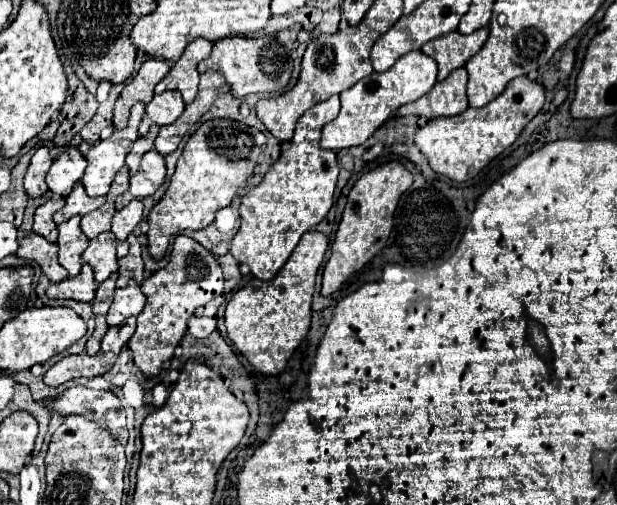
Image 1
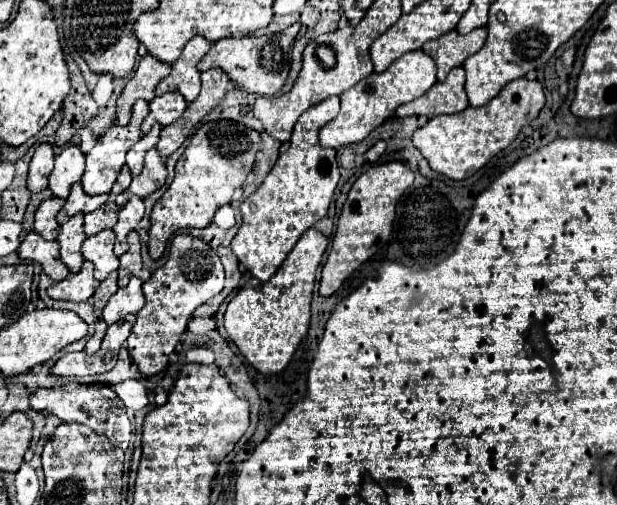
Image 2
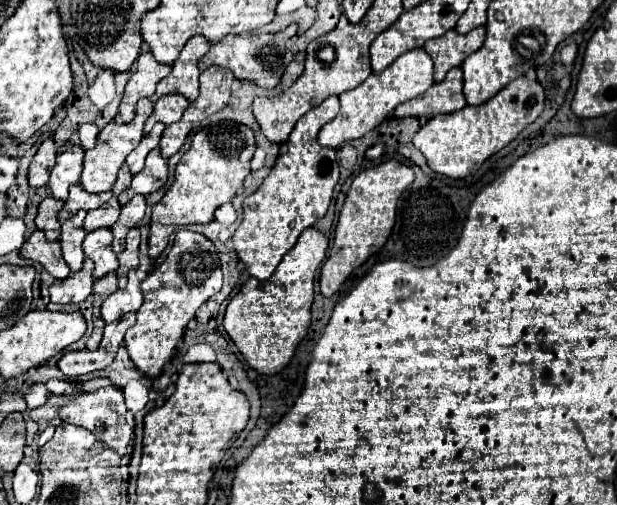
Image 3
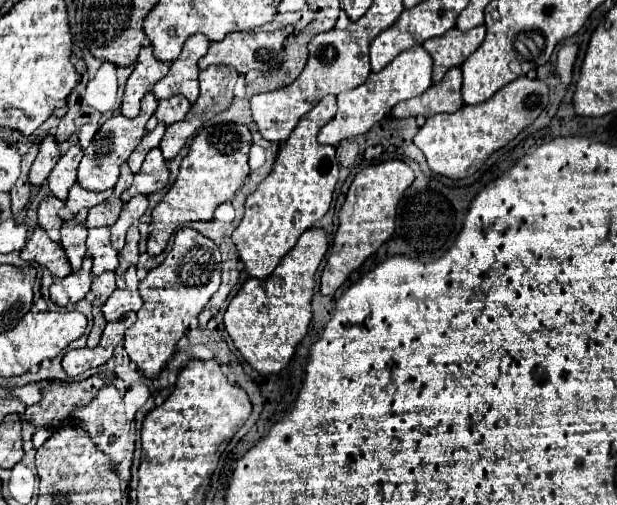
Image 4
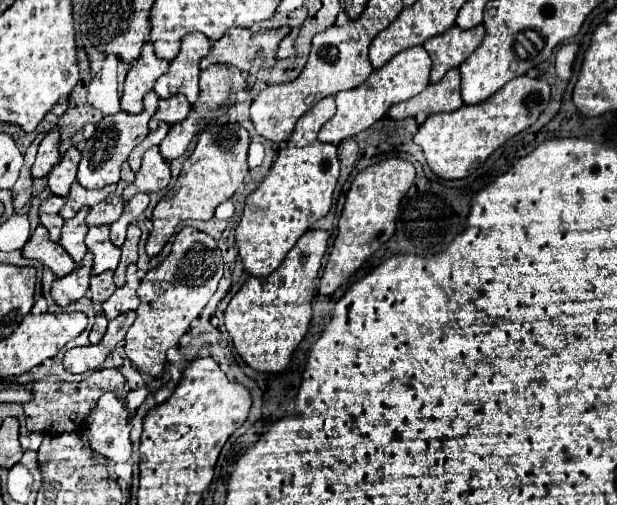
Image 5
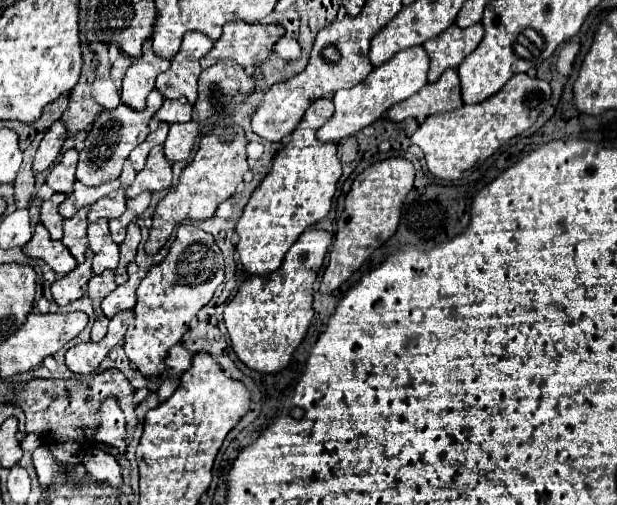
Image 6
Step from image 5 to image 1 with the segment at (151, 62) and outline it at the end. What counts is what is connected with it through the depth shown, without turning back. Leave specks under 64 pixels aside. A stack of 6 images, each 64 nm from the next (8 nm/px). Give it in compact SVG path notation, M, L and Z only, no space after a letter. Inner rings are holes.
M150 58L142 64L142 68L138 70L138 74L132 78L132 82L128 82L120 94L120 98L116 100L114 106L114 128L122 130L128 124L128 116L130 116L130 108L136 102L144 102L148 104L154 96L154 86L168 74L170 66L164 60L156 60Z

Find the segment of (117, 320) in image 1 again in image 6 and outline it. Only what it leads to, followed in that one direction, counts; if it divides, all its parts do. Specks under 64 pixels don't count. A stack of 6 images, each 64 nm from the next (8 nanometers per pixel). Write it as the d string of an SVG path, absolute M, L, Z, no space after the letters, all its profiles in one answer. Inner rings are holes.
M132 262L132 264L128 264L128 282L118 286L102 302L102 312L106 314L106 318L114 318L118 312L132 310L136 306L136 288L138 288L138 284L140 284L138 266Z

